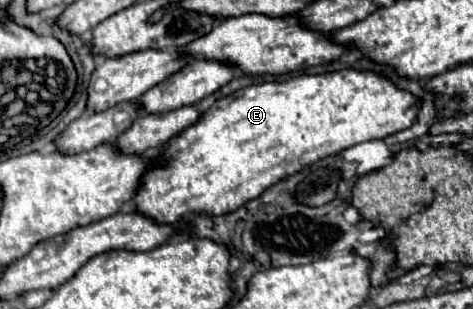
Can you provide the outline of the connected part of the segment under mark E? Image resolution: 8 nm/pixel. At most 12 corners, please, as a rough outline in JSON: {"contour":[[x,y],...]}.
{"contour":[[358,70],[220,98],[170,140],[136,212],[228,214],[302,166],[410,128]]}

